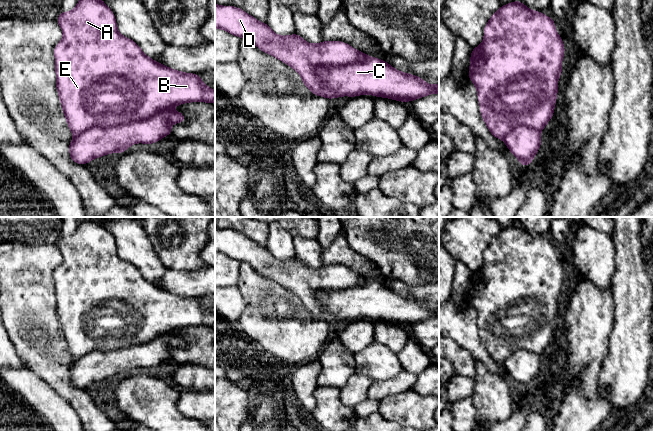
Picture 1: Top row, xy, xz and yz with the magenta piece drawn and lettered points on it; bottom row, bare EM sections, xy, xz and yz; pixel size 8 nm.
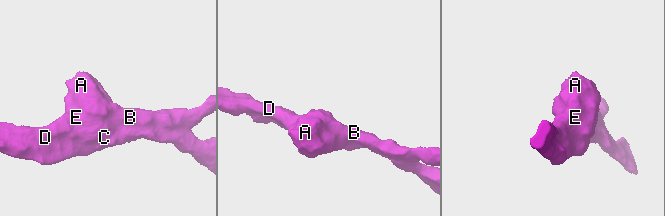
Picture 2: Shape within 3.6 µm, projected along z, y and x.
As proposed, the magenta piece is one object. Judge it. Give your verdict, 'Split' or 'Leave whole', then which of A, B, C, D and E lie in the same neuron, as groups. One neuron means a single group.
Split. Groups: A B D E / C

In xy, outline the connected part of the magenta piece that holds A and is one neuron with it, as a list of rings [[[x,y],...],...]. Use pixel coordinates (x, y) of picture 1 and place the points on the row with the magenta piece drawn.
[[[79,0],[74,10],[70,12],[61,12],[56,20],[63,31],[63,38],[53,50],[55,55],[56,87],[68,127],[75,136],[92,127],[115,127],[122,124],[149,119],[154,116],[155,113],[169,109],[175,105],[188,102],[215,103],[215,91],[202,82],[199,74],[184,73],[164,66],[146,56],[138,44],[133,40],[122,36],[117,30],[114,13],[103,2],[103,0]]]

